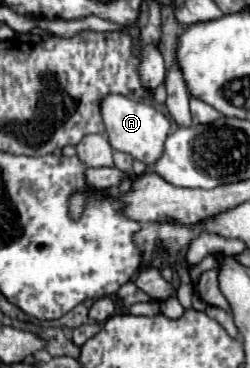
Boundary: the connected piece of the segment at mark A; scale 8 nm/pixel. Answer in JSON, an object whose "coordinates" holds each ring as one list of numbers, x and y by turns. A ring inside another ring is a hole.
{"coordinates":[[108,95,102,101,102,119,106,125,108,141,116,151,132,155,136,161,142,161,148,167,154,167,156,159,164,153,164,139,170,133,170,119,160,113,156,107,142,103,142,101,132,101,124,95]]}

